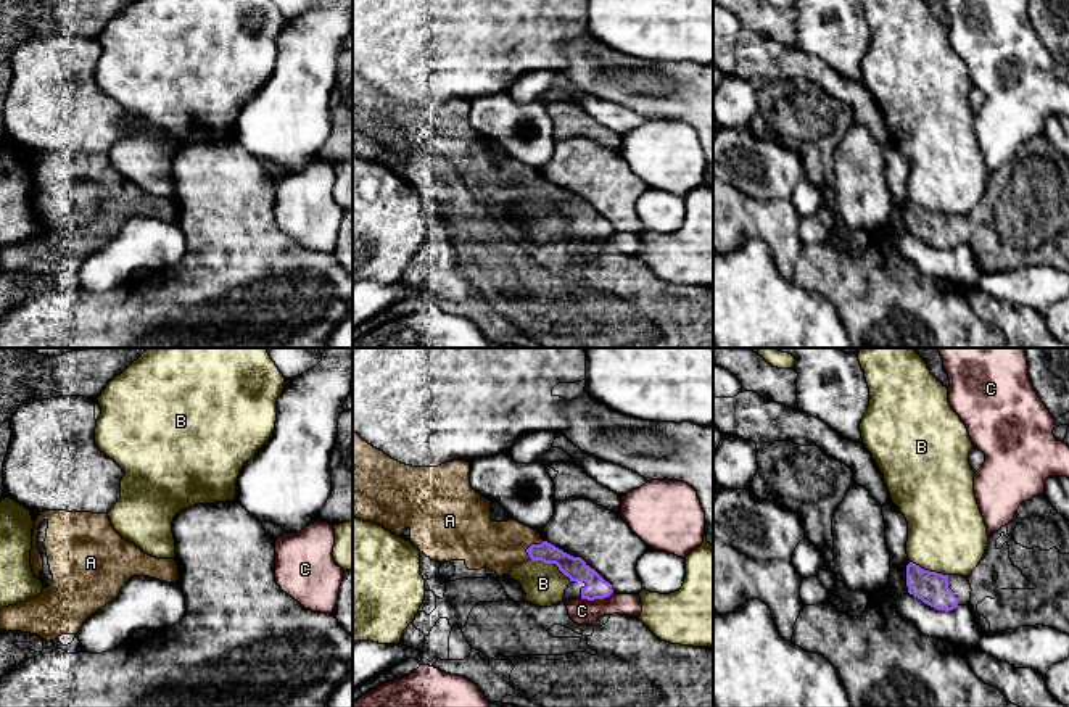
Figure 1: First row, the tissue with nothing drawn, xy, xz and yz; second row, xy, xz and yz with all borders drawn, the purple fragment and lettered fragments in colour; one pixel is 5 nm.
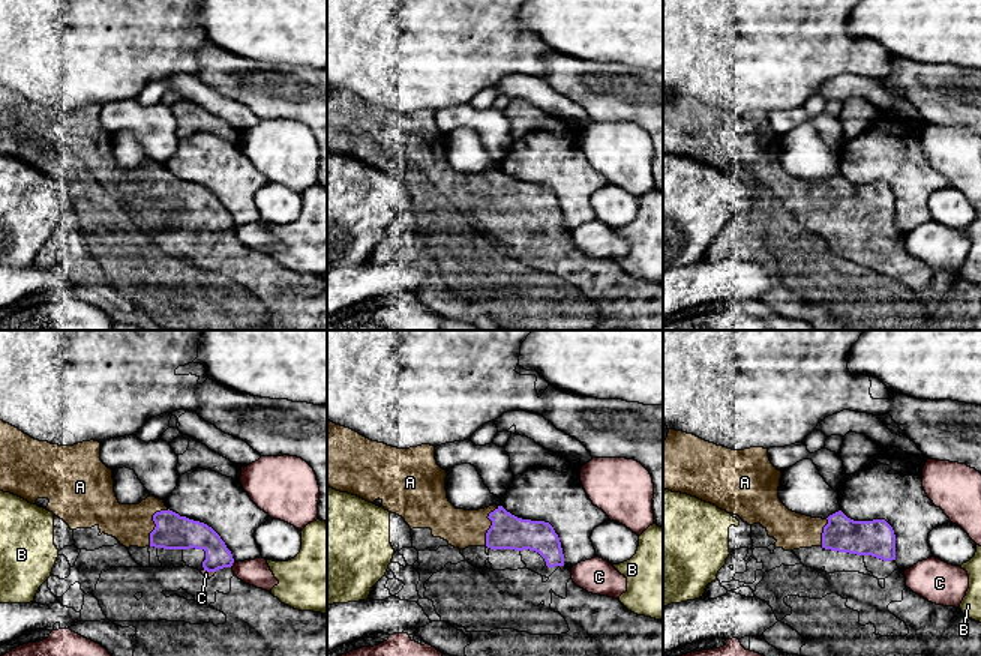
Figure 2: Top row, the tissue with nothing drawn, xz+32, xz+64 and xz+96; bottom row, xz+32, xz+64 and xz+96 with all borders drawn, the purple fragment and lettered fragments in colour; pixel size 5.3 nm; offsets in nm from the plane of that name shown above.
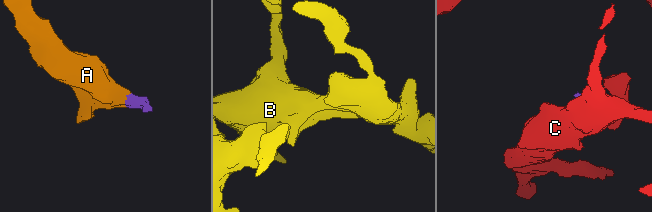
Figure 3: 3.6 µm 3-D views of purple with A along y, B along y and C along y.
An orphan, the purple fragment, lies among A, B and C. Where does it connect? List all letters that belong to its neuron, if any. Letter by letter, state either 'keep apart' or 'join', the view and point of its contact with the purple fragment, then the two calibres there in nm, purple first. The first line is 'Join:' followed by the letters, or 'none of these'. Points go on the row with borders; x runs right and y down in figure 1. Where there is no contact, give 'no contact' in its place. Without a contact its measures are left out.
Join: A
A: join; meets purple in xz at (530, 546); 110 nm thick on the purple side, 240 nm on the other
B: keep apart; meets purple in xz at (551, 562); 110 nm thick on the purple side, 200 nm on the other
C: keep apart; meets purple in xz at (596, 598); 110 nm thick on the purple side, 130 nm on the other

